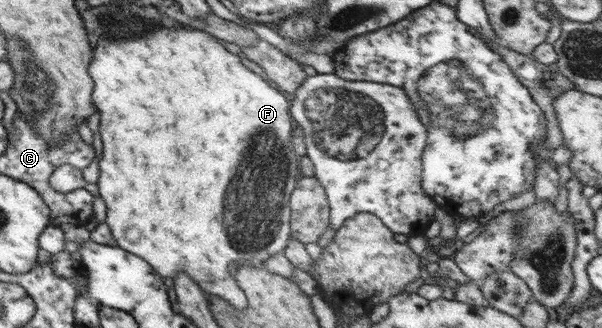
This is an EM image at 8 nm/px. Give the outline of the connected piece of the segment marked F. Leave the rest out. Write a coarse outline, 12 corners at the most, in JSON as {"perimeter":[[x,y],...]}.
{"perimeter":[[188,26],[102,39],[118,247],[244,311],[292,238],[290,100]]}

